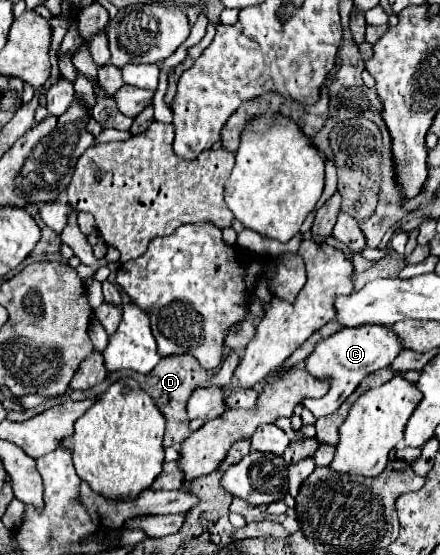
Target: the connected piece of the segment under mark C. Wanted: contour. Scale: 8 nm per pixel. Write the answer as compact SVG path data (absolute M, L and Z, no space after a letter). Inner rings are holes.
M360 325L354 329L340 329L332 337L320 341L314 353L306 359L304 367L312 375L326 375L332 381L332 385L330 385L330 391L322 399L306 399L304 407L310 409L314 417L332 415L366 375L388 367L398 357L398 353L402 351L402 341L394 339L392 335L394 333L390 333L390 327Z

